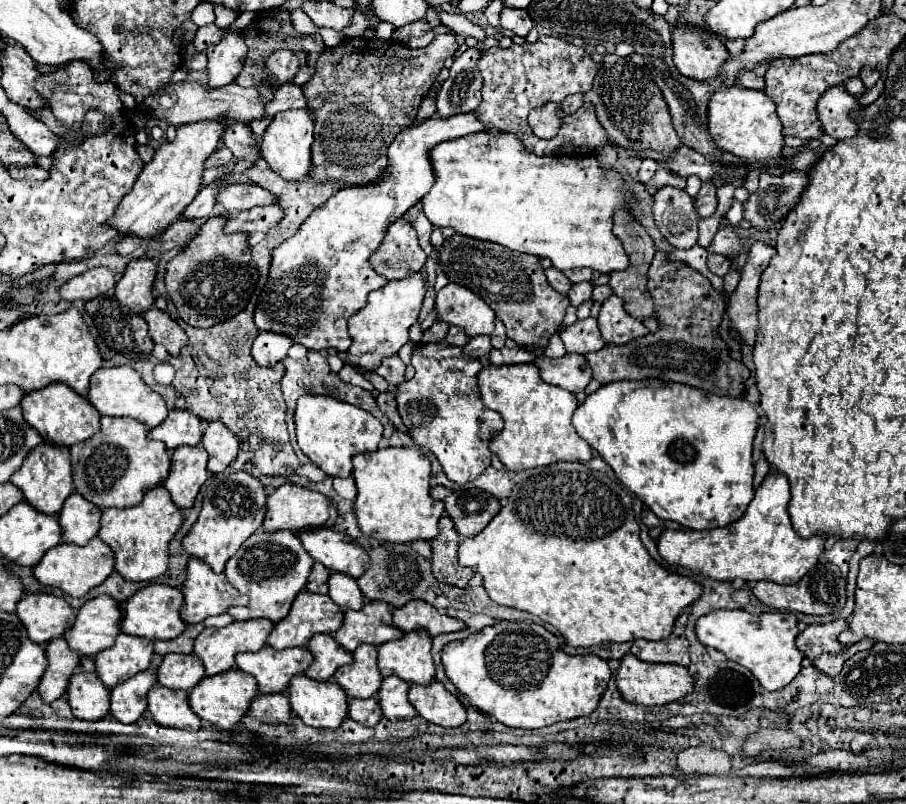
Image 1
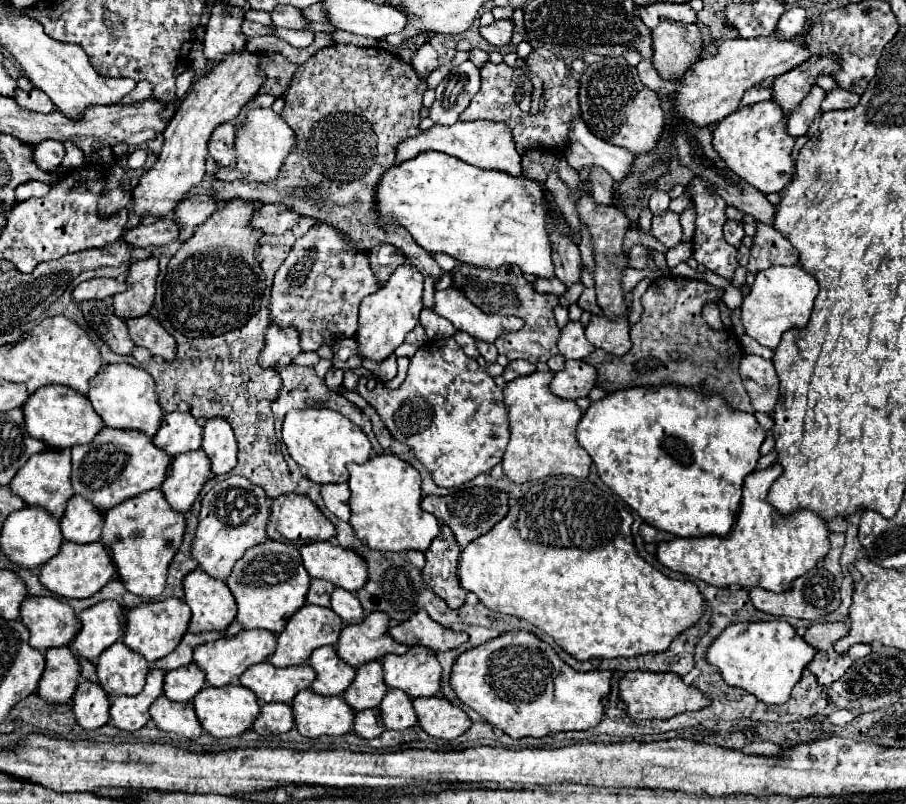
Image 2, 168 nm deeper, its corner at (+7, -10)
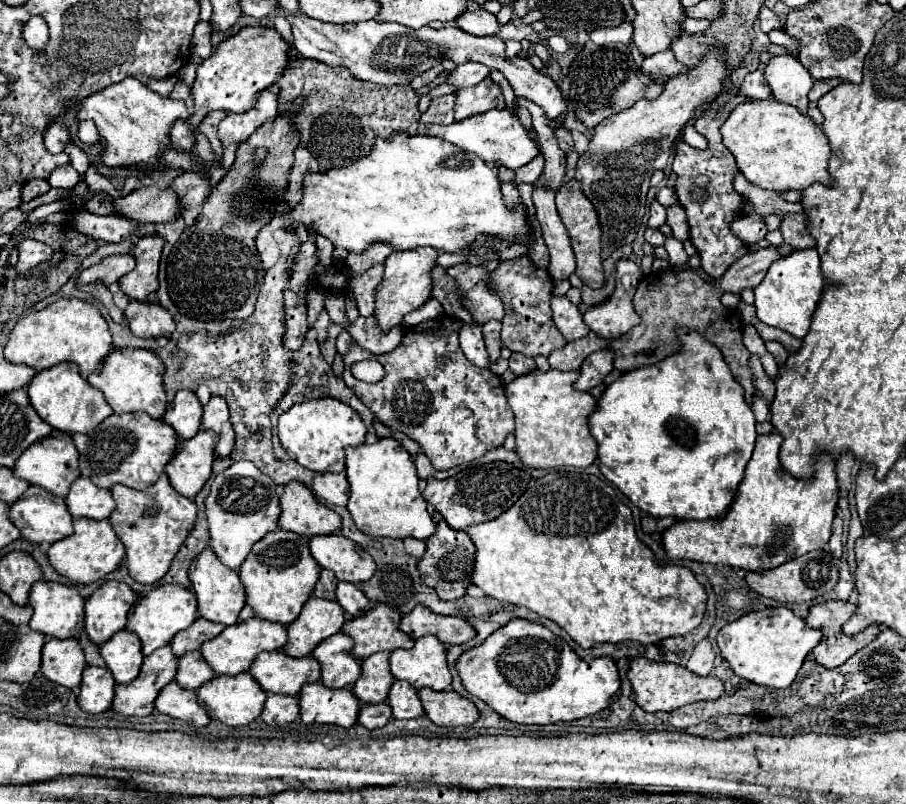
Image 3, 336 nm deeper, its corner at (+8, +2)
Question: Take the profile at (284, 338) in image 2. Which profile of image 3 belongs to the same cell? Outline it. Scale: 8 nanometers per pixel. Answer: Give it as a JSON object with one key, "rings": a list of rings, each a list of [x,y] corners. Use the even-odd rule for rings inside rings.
{"rings":[[[290,289],[284,291],[284,313],[286,313],[286,321],[284,321],[284,347],[290,351],[298,351],[302,347],[304,335],[308,331],[306,325],[306,301],[296,297],[296,293],[292,293]]]}

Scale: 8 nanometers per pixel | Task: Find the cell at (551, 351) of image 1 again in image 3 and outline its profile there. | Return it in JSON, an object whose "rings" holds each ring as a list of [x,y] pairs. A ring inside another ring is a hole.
{"rings":[[[772,245],[768,249],[746,253],[742,259],[732,263],[722,277],[716,277],[712,281],[704,281],[692,269],[678,271],[678,269],[668,267],[668,269],[652,271],[650,275],[642,277],[642,281],[638,283],[636,295],[634,295],[634,309],[638,315],[642,315],[642,327],[630,329],[620,339],[600,339],[596,333],[590,331],[586,337],[566,343],[564,347],[552,351],[548,357],[550,367],[560,369],[560,371],[576,371],[582,365],[584,357],[588,357],[594,351],[602,351],[602,349],[610,347],[614,353],[614,367],[620,373],[624,373],[624,371],[630,371],[636,367],[656,365],[658,361],[670,357],[672,353],[678,353],[682,345],[678,341],[676,331],[680,331],[684,327],[706,329],[706,341],[714,343],[722,351],[734,379],[746,391],[746,401],[752,405],[754,385],[752,385],[752,373],[748,367],[750,351],[742,343],[742,319],[736,309],[722,307],[720,297],[724,293],[740,293],[742,289],[752,289],[752,287],[760,285],[760,281],[764,279],[764,273],[768,271],[768,265],[776,259],[780,259],[780,253]]]}

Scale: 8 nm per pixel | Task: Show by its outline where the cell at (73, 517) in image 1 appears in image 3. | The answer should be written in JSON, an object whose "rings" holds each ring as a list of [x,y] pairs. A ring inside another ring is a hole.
{"rings":[[[78,477],[70,487],[66,505],[74,519],[86,517],[86,519],[98,521],[110,515],[110,511],[114,509],[114,497],[110,489],[100,489],[92,481]]]}

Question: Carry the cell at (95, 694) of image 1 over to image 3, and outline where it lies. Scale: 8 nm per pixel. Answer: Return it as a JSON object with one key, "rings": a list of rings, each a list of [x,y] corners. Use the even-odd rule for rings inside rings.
{"rings":[[[86,667],[82,673],[82,685],[78,695],[78,705],[86,713],[108,711],[114,699],[116,681],[112,673],[104,667]]]}

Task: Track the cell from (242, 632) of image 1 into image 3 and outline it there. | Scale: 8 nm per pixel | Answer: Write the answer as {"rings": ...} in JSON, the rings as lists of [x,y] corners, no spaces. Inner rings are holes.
{"rings":[[[252,617],[248,621],[236,623],[232,627],[226,627],[218,637],[208,639],[200,653],[202,657],[208,661],[208,665],[212,667],[212,671],[216,675],[238,675],[250,669],[250,663],[254,661],[254,657],[262,651],[276,651],[286,643],[286,627],[280,623],[272,623],[272,621],[264,621],[258,617]]]}

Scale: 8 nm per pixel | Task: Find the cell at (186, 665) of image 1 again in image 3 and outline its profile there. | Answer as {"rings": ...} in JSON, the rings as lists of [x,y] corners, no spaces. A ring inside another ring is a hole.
{"rings":[[[190,651],[178,659],[178,671],[174,681],[184,689],[198,689],[214,677],[210,665],[202,659],[200,651]]]}

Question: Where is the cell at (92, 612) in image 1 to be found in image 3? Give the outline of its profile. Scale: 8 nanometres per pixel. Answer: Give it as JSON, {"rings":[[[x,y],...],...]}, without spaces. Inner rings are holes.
{"rings":[[[106,581],[86,601],[84,631],[96,645],[106,643],[116,631],[128,623],[130,607],[136,601],[136,593],[120,581]]]}

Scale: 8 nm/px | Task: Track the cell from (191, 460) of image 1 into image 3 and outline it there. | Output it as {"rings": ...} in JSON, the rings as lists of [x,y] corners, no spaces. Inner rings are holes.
{"rings":[[[198,431],[196,437],[180,441],[178,449],[166,465],[166,475],[172,487],[184,495],[194,497],[212,473],[216,435],[212,431]]]}

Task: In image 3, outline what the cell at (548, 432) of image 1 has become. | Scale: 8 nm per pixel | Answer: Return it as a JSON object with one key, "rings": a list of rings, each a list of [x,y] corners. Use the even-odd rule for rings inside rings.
{"rings":[[[540,371],[516,377],[506,385],[506,397],[516,417],[516,453],[526,467],[588,467],[596,461],[598,445],[588,431],[588,415],[596,409],[596,399],[590,393],[576,391],[572,383],[578,371]]]}

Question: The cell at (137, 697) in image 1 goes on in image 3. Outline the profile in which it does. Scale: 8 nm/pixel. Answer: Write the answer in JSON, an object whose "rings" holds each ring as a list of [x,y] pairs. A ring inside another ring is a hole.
{"rings":[[[170,645],[156,649],[144,657],[140,677],[128,685],[116,685],[116,697],[112,709],[124,717],[146,717],[154,709],[156,693],[174,679],[176,657]]]}

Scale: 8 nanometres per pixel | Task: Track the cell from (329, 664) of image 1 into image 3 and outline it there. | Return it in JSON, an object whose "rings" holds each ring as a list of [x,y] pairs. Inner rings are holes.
{"rings":[[[336,633],[312,651],[312,657],[316,657],[322,667],[320,681],[326,687],[340,689],[352,685],[360,677],[360,661],[352,657],[352,645],[352,637]]]}

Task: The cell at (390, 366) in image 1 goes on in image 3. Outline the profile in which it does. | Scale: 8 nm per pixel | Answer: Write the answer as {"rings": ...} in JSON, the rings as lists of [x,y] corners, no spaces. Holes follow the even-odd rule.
{"rings":[[[358,317],[356,323],[352,323],[352,327],[348,329],[352,339],[366,351],[374,353],[374,355],[384,355],[390,353],[398,347],[398,343],[402,341],[404,335],[404,327],[396,327],[390,333],[380,333],[380,329],[376,329],[376,321],[374,317]]]}

